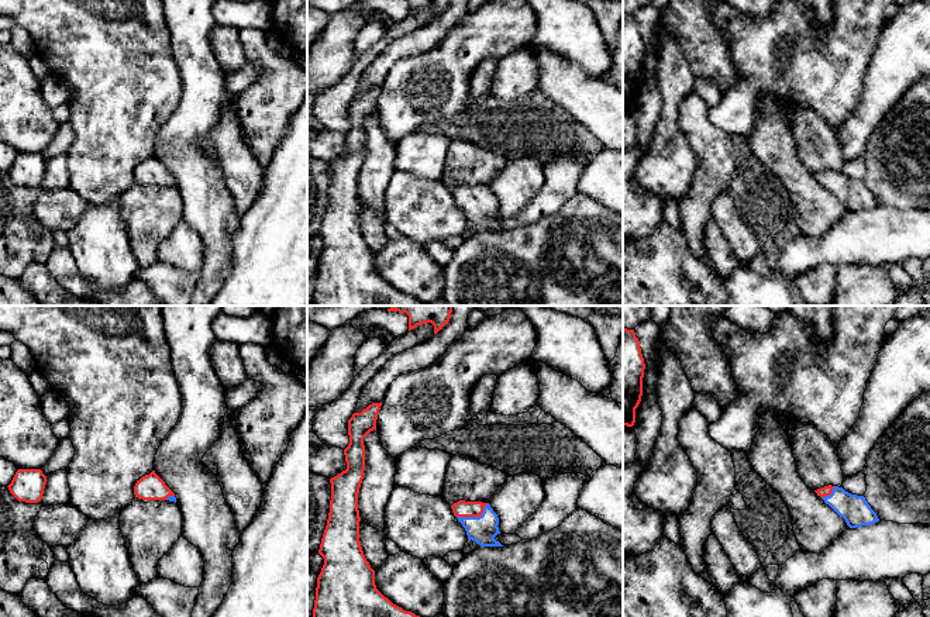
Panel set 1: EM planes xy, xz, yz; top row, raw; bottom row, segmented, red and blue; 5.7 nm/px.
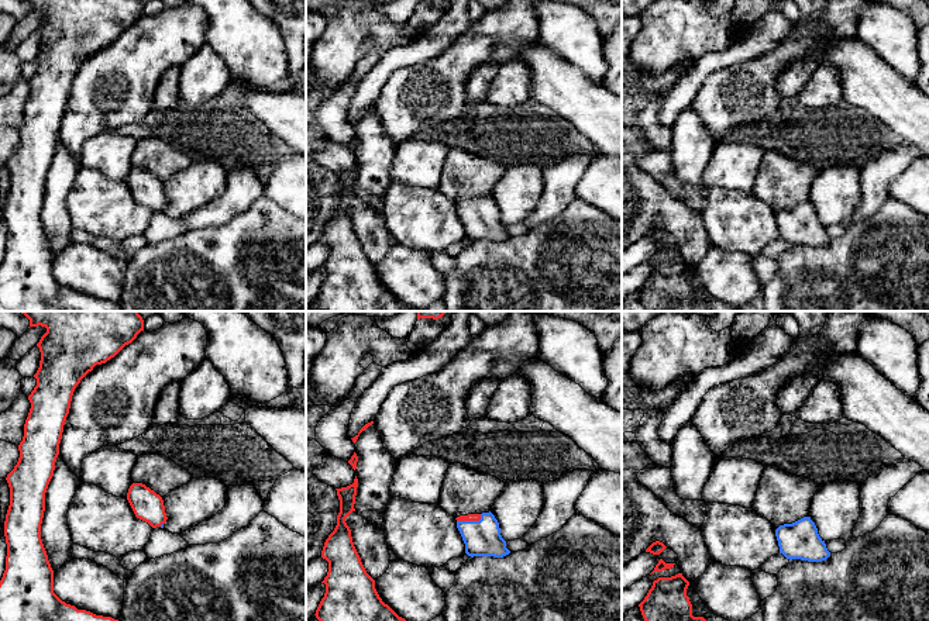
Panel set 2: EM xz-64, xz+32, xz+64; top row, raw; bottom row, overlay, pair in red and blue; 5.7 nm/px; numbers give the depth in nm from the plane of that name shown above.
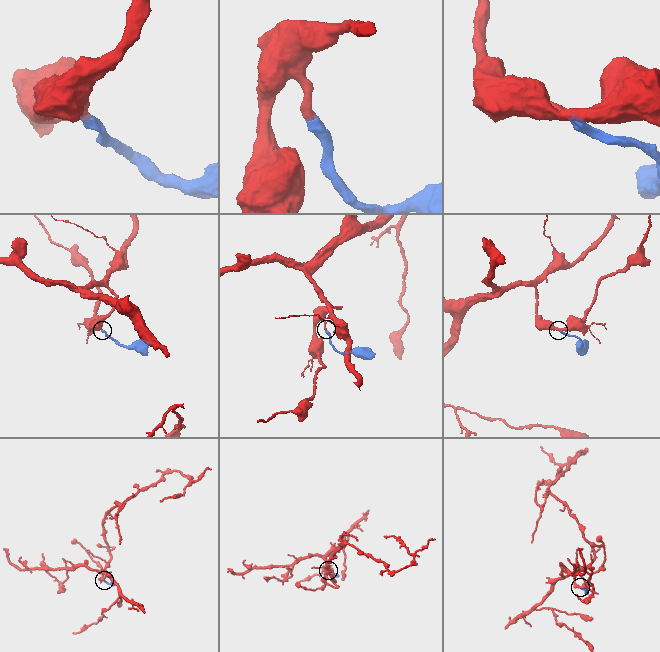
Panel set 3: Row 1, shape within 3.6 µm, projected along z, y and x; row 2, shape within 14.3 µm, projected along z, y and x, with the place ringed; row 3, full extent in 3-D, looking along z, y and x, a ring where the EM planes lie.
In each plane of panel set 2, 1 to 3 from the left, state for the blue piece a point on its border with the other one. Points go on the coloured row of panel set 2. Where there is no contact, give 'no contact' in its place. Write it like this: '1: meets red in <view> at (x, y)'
1: meets red in xz-64 at (161, 524)
2: meets red in xz+32 at (470, 520)
3: no contact

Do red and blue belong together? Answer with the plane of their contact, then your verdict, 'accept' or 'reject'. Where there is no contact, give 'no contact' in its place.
xz | accept

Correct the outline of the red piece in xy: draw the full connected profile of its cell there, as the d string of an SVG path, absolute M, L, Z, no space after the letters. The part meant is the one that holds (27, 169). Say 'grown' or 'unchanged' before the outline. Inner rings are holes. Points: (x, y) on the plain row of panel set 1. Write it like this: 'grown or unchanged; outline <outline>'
unchanged; outline M18 154L7 172L18 186L38 187L45 169L46 161L41 154Z

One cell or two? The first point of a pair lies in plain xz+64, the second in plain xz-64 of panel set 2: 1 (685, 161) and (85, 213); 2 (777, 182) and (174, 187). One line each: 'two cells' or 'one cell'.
1: two cells
2: two cells

